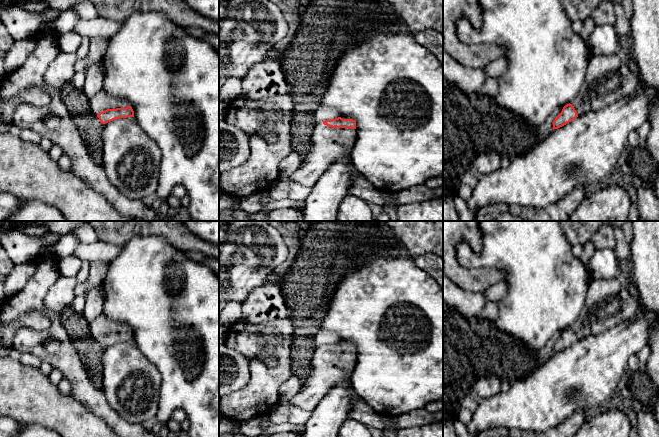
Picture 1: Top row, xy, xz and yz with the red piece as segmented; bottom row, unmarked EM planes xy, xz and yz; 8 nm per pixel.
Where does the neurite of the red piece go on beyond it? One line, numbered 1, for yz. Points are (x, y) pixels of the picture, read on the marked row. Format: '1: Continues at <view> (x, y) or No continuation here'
1: Continues at yz (608, 78)

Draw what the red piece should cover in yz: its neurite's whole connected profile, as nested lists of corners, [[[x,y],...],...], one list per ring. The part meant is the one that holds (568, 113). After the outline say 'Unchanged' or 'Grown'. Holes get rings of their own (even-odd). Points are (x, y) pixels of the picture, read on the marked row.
[[[618,53],[592,55],[582,87],[574,104],[567,104],[553,122],[553,130],[573,121],[588,111],[599,111],[621,98],[630,97],[637,79]]]. Grown

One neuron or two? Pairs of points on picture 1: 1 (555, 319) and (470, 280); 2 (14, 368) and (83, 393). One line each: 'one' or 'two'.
1: two
2: two

